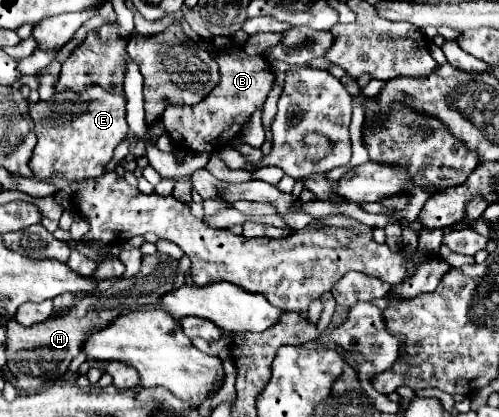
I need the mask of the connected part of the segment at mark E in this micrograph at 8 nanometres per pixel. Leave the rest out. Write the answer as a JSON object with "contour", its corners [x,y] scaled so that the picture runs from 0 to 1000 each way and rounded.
{"contour":[[[180,204],[180,213],[156,228],[148,247],[64,247],[60,276],[72,290],[68,319],[76,329],[60,381],[60,405],[80,434],[104,420],[124,424],[132,434],[168,434],[200,424],[208,415],[208,396],[224,381],[232,348],[261,314],[248,285],[253,237],[244,228],[216,223],[192,204]]]}

